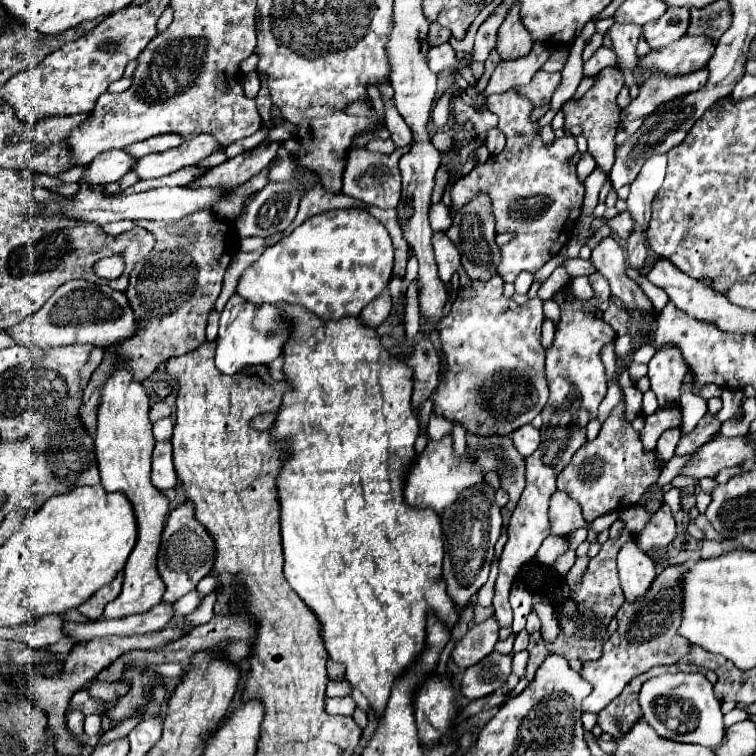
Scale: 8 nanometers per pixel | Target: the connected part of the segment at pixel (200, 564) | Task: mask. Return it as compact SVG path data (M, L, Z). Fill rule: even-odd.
M184 502L176 510L172 510L166 520L166 526L162 532L162 544L158 552L158 572L166 584L166 592L162 600L172 604L184 594L192 592L196 584L212 570L214 554L216 554L216 548L212 544L212 536L208 536L208 532L204 532L204 526L200 526L200 522L194 518L192 504Z

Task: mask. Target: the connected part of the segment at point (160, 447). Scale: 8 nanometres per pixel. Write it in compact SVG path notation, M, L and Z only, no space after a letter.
M170 440L156 442L154 456L152 456L152 484L158 490L176 488L176 484L178 484L174 464L172 464L172 444L170 444Z

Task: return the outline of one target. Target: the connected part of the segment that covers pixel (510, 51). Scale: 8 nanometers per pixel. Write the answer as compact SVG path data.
M514 4L498 30L496 52L500 54L502 60L514 60L514 58L528 56L530 50L532 50L532 40L528 36L528 30L520 24L516 16L516 4Z

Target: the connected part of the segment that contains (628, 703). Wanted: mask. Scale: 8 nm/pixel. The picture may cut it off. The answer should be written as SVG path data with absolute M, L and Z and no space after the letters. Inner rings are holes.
M658 666L648 670L646 674L634 678L628 682L628 686L622 690L620 696L616 696L600 714L598 714L598 726L602 732L610 734L614 740L620 740L634 724L642 718L642 710L638 706L638 690L640 686L650 680L652 676L664 674L666 666Z

